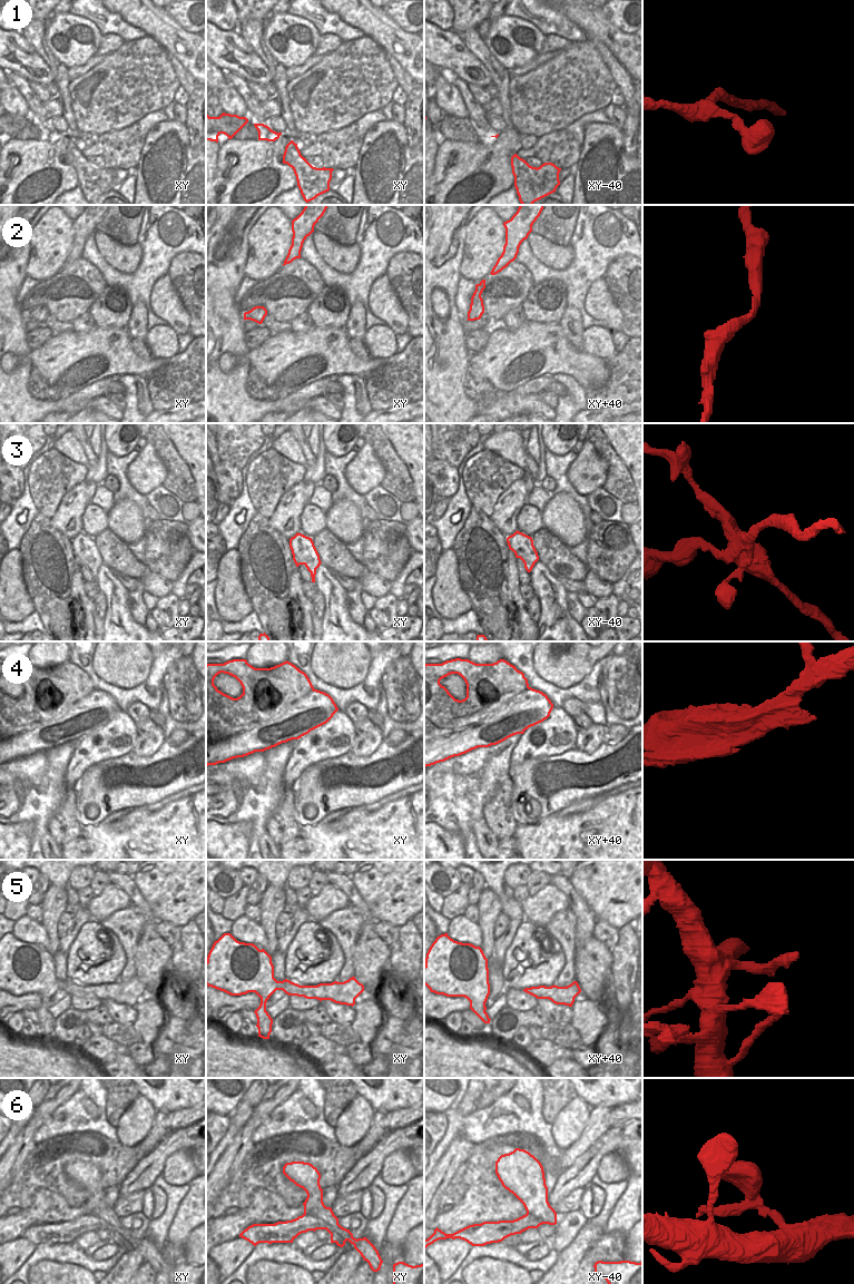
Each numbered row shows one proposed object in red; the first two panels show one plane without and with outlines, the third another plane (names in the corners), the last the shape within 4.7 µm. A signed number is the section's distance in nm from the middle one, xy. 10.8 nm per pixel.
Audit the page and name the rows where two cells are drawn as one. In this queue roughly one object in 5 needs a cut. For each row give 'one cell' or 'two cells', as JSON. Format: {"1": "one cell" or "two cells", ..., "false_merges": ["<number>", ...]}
{"1": "one cell", "2": "one cell", "3": "two cells", "4": "two cells", "5": "one cell", "6": "one cell", "false_merges": ["3", "4"]}

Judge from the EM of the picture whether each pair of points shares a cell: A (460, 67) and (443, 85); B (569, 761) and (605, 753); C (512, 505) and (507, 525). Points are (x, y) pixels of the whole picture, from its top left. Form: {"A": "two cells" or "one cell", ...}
{"A": "two cells", "B": "one cell", "C": "one cell"}

